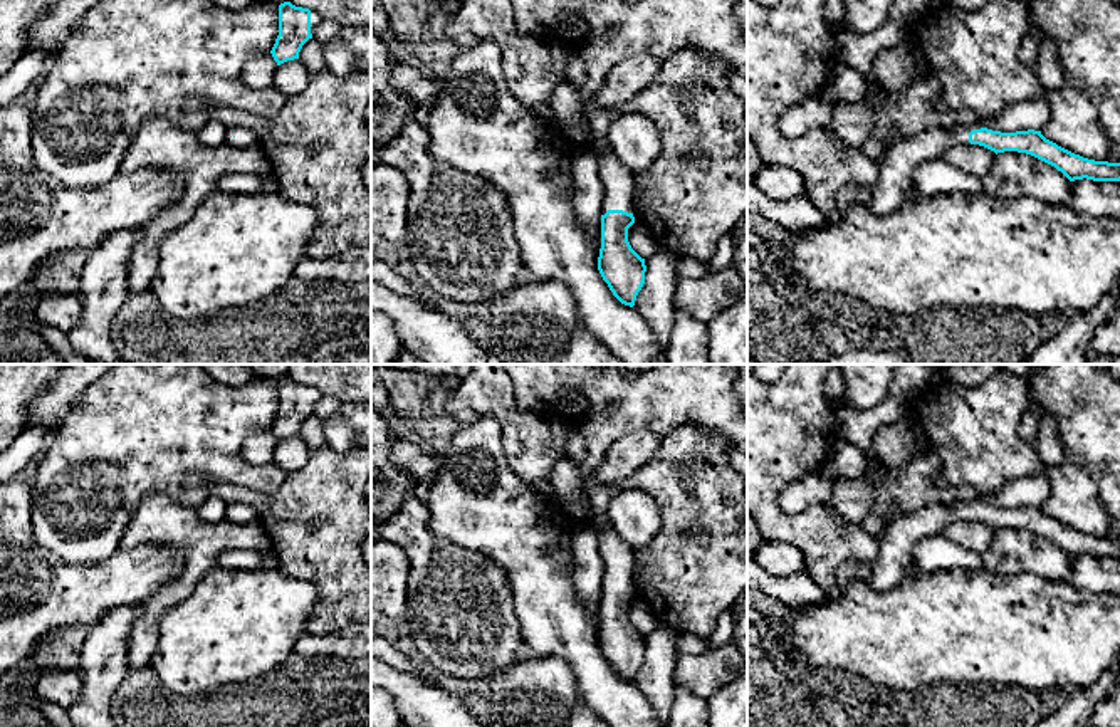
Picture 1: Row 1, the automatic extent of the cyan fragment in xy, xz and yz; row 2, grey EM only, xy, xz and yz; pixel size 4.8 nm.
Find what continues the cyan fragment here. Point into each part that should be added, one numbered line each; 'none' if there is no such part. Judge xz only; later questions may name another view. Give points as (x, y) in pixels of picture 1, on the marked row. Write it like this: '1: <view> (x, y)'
1: xz (617, 178)

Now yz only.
1: yz (899, 162)

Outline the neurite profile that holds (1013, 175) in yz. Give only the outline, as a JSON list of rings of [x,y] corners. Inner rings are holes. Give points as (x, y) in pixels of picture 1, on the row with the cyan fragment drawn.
[[[997,153],[982,183],[984,191],[997,198],[1034,198],[1048,205],[1071,203],[1071,181],[1055,166],[1026,153]]]

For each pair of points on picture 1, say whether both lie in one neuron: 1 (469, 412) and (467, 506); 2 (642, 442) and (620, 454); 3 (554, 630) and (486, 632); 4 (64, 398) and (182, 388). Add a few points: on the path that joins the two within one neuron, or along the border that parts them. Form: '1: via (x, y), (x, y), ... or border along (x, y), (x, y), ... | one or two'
1: border along (459, 427), (492, 417), (499, 423), (502, 447) | two
2: via (637, 447), (625, 454) | one
3: border along (512, 591), (514, 613), (529, 652) | two
4: border along (96, 381), (57, 428) | two

